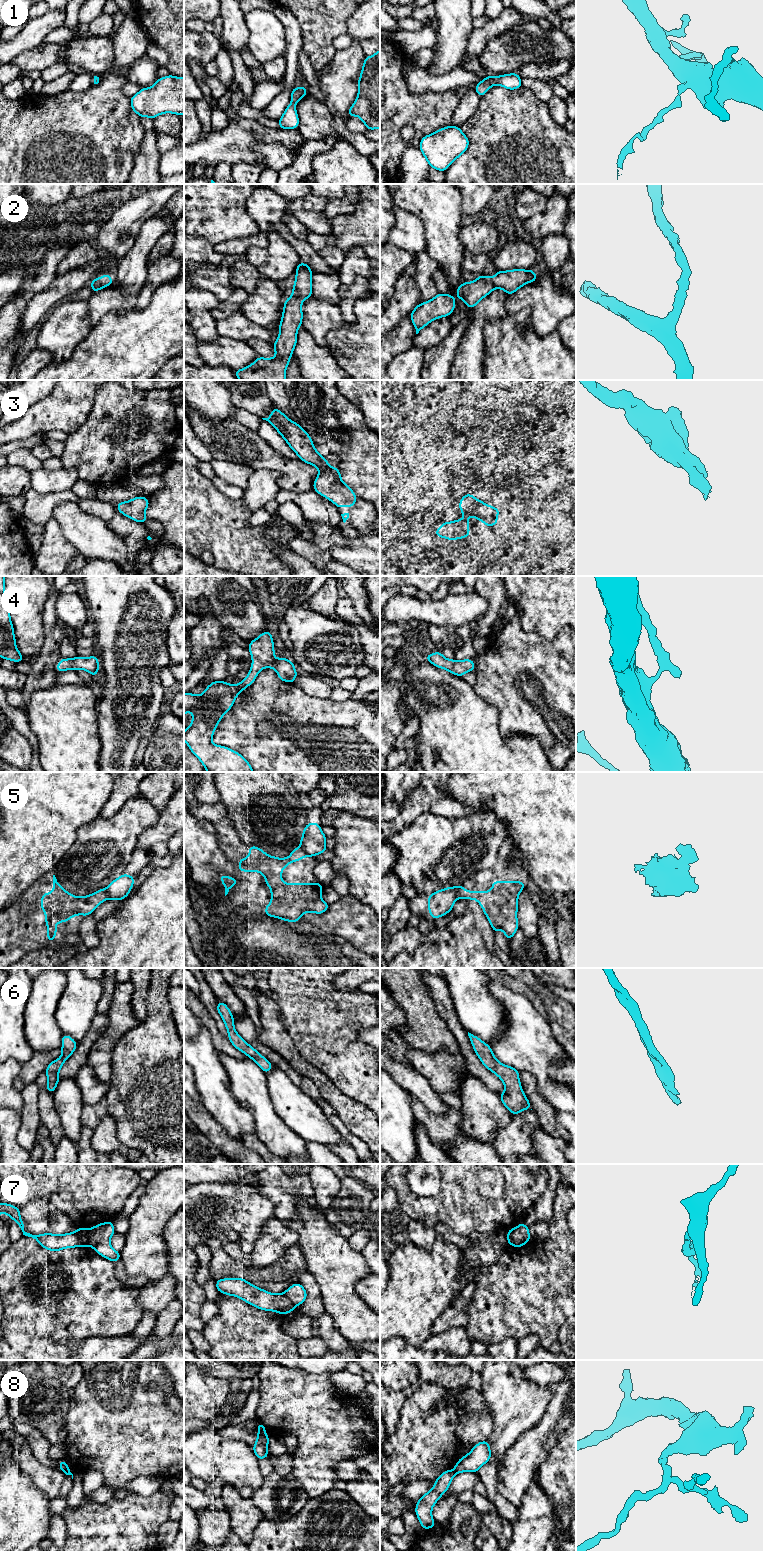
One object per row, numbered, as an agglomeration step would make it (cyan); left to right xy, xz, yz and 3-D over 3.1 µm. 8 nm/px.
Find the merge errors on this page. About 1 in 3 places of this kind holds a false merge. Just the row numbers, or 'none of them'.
5, 7, 8

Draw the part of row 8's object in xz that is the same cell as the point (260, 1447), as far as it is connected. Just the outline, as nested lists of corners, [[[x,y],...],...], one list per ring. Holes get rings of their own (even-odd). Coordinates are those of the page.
[[[258,1432],[256,1443],[253,1446],[253,1452],[259,1460],[269,1458],[267,1448],[269,1444],[269,1436]]]

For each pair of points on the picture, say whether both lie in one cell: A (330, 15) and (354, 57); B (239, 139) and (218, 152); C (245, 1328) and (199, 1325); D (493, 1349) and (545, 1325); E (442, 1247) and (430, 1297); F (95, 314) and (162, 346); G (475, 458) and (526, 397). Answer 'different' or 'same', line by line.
A: different
B: same
C: different
D: different
E: same
F: different
G: different

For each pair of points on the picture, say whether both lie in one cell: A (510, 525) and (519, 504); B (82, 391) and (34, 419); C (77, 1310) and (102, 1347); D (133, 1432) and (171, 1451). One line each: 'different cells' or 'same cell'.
A: same cell
B: same cell
C: different cells
D: same cell

